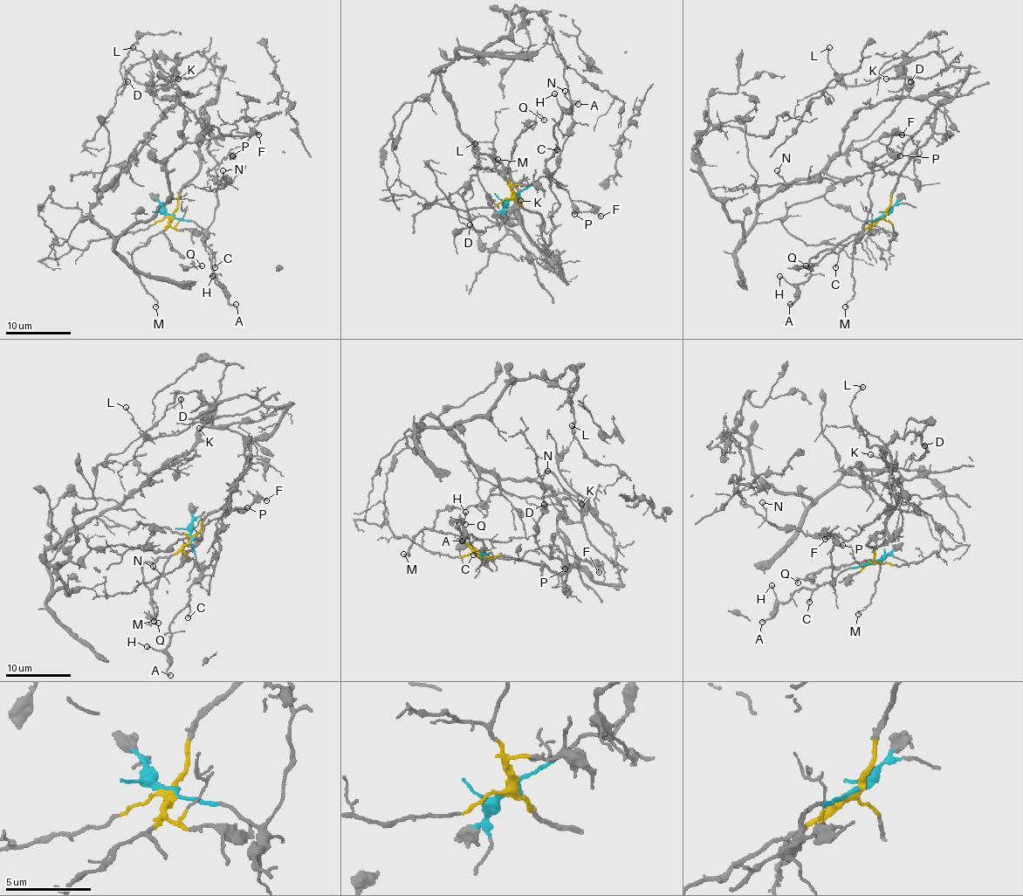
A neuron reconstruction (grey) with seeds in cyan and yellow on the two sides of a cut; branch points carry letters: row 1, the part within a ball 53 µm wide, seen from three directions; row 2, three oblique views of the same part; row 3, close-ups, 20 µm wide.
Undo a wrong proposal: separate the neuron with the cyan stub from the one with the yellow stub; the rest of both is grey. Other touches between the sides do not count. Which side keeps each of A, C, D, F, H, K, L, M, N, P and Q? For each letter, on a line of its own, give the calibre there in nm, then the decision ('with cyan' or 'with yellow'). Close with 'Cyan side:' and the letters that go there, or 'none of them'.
A: 160 nm | with cyan
C: 140 nm | with cyan
D: 140 nm | with yellow
F: 200 nm | with cyan
H: 150 nm | with cyan
K: 120 nm | with yellow
L: 110 nm | with yellow
M: 120 nm | with yellow
N: 120 nm | with yellow
P: 480 nm | with cyan
Q: 110 nm | with yellow
Cyan side: A, C, F, H, P

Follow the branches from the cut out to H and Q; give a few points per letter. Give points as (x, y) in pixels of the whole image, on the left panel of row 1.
H: (170, 215), (192, 220), (205, 233), (203, 243), (215, 253), (211, 266), (220, 282), (216, 284), (211, 276)
Q: (170, 215), (164, 233), (172, 248), (187, 256), (195, 266), (202, 266)

